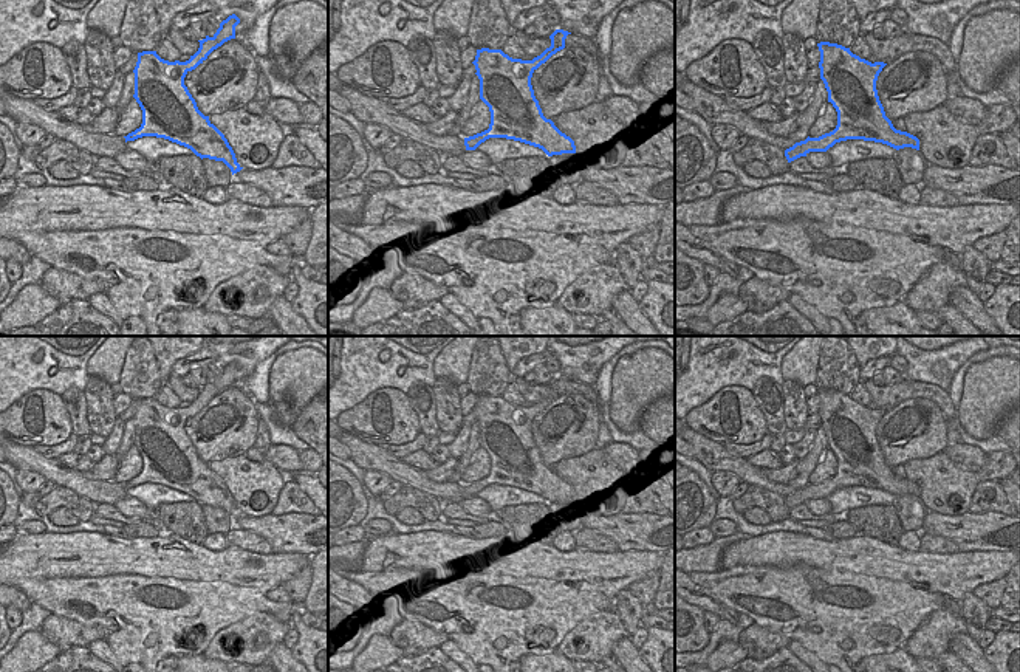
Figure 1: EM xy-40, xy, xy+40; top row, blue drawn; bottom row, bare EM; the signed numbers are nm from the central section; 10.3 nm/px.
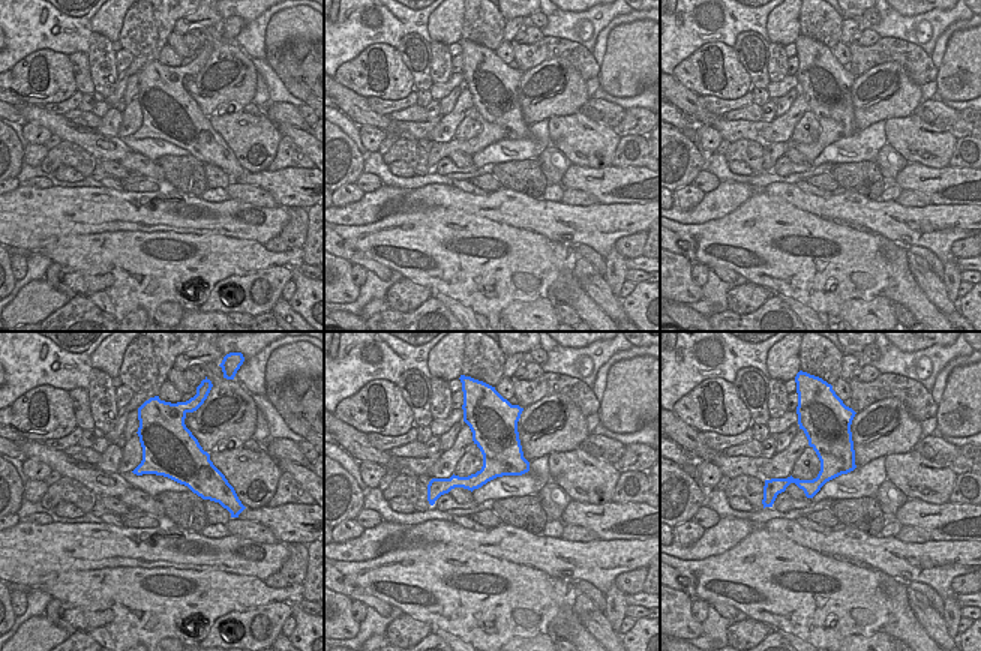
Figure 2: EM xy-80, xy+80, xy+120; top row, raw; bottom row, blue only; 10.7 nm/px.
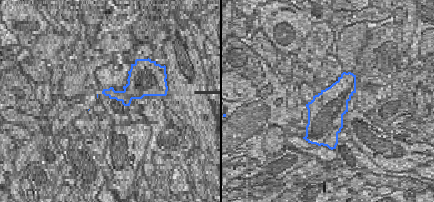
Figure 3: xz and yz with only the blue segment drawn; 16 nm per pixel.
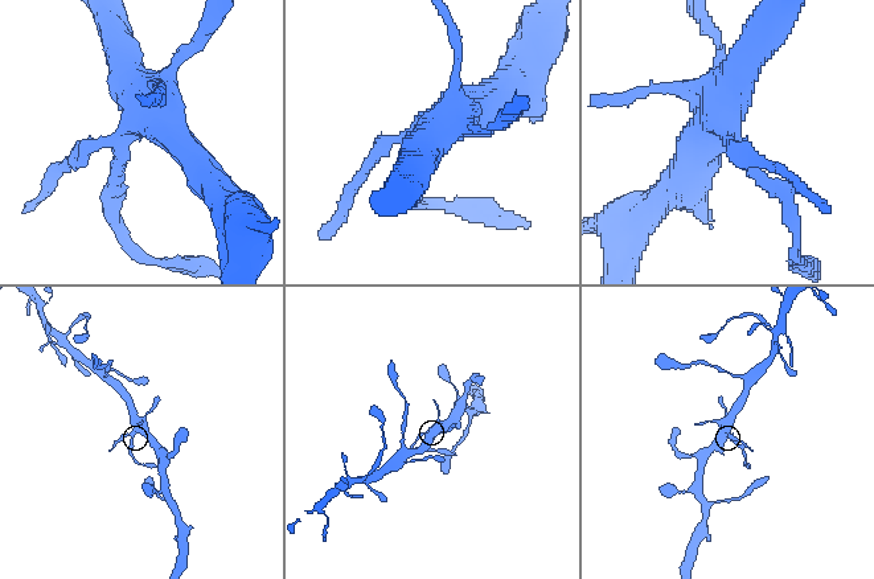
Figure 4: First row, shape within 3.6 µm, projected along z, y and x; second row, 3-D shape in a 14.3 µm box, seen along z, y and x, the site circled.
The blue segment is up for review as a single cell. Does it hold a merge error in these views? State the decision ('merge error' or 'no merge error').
merge error

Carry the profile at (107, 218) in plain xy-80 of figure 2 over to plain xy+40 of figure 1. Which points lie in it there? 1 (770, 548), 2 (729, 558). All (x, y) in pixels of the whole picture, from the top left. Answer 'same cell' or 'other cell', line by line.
1: same cell
2: same cell

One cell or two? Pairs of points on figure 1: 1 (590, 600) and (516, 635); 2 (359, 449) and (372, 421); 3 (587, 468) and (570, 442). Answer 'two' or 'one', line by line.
1: one
2: two
3: two

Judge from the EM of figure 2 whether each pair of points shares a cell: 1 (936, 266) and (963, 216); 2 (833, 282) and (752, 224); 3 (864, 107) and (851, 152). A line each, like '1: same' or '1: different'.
1: different
2: same
3: different

